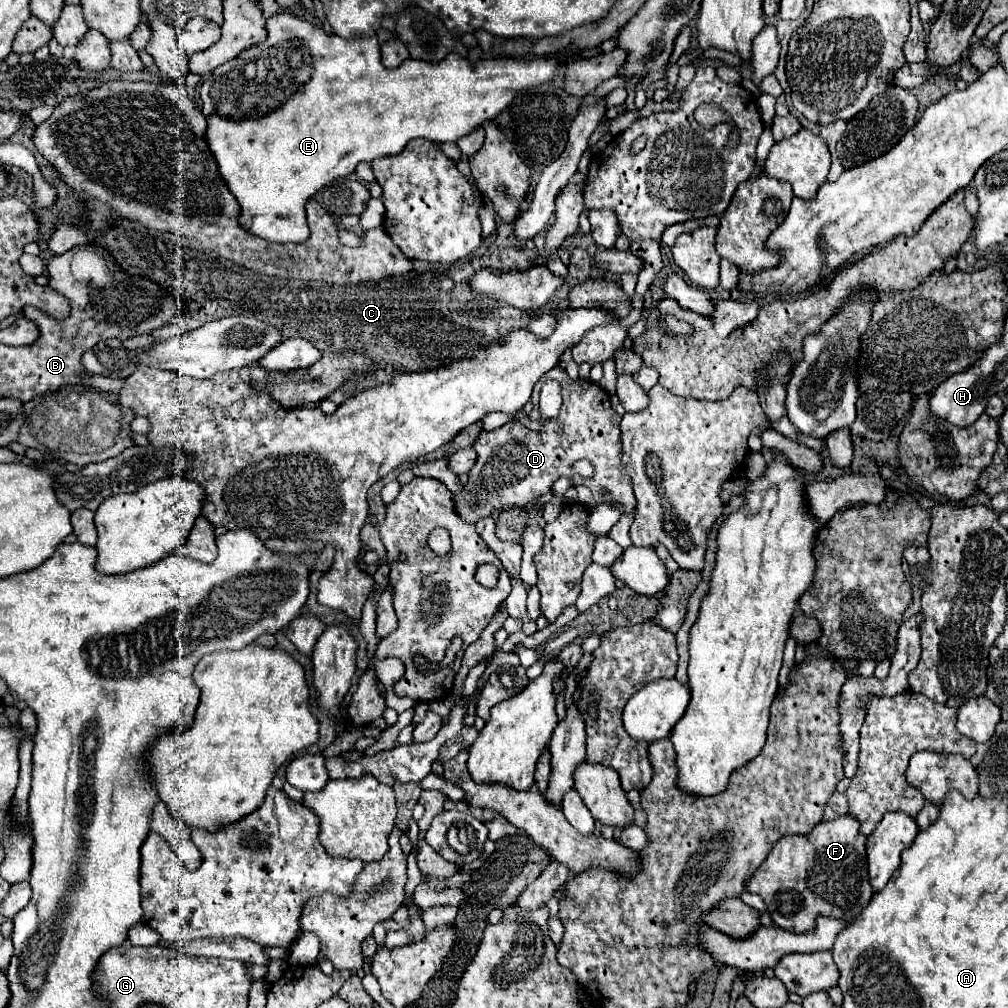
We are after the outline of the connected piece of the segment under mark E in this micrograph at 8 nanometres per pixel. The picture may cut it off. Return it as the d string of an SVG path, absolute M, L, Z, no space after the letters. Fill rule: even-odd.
M291 12L275 14L267 20L267 40L251 50L245 50L237 60L225 64L235 68L251 60L263 62L267 68L263 86L225 86L221 76L205 76L201 84L203 114L207 118L209 150L217 158L217 168L229 192L239 202L239 224L253 236L269 242L305 242L309 238L309 226L305 220L305 202L317 194L325 184L335 178L355 172L359 162L373 162L375 158L395 156L413 138L425 138L435 144L457 142L483 122L493 120L505 106L511 104L519 90L549 82L559 66L571 56L563 52L559 58L535 58L535 60L481 60L471 64L469 60L449 54L439 64L423 60L405 60L399 68L383 68L377 38L343 40L329 36L323 28L313 26L305 18L297 18ZM229 98L285 98L277 110L269 114L257 114L257 118L237 118L237 114L225 114L233 102Z

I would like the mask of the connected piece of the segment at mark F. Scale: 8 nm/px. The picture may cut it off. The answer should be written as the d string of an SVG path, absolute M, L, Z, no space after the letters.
M839 816L831 822L821 822L809 836L785 836L773 846L767 860L757 868L755 876L747 882L747 890L751 894L759 894L767 904L773 922L789 932L799 934L811 932L817 916L829 916L851 924L873 896L867 874L865 842L867 838L859 834L859 822L851 816Z

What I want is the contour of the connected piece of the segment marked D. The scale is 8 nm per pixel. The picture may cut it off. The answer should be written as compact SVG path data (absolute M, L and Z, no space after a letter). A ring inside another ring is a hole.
M559 366L549 370L541 378L557 380L561 384L563 406L557 418L541 424L539 430L529 430L519 422L507 422L497 430L481 430L473 442L477 462L469 470L469 480L459 494L453 494L453 504L463 522L475 524L477 520L491 516L493 510L503 512L511 508L525 508L535 498L547 494L553 482L561 476L573 480L573 484L587 486L597 502L615 500L623 504L623 512L635 508L635 494L621 466L621 416L611 408L609 394L591 380L571 380ZM577 460L589 460L595 466L593 478L583 478L573 472Z

